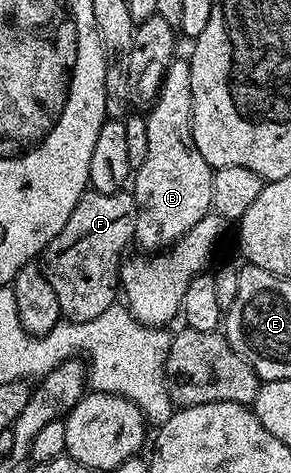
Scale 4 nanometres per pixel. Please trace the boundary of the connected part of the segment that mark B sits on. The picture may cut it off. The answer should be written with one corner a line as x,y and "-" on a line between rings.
176,57
169,64
161,92
145,117
149,128
149,156
145,156
145,164
138,166
133,174
137,208
134,241
140,242
149,250
147,252
163,252
185,237
205,215
212,213
213,168
205,156
197,152
197,144
193,140
191,63
186,57

